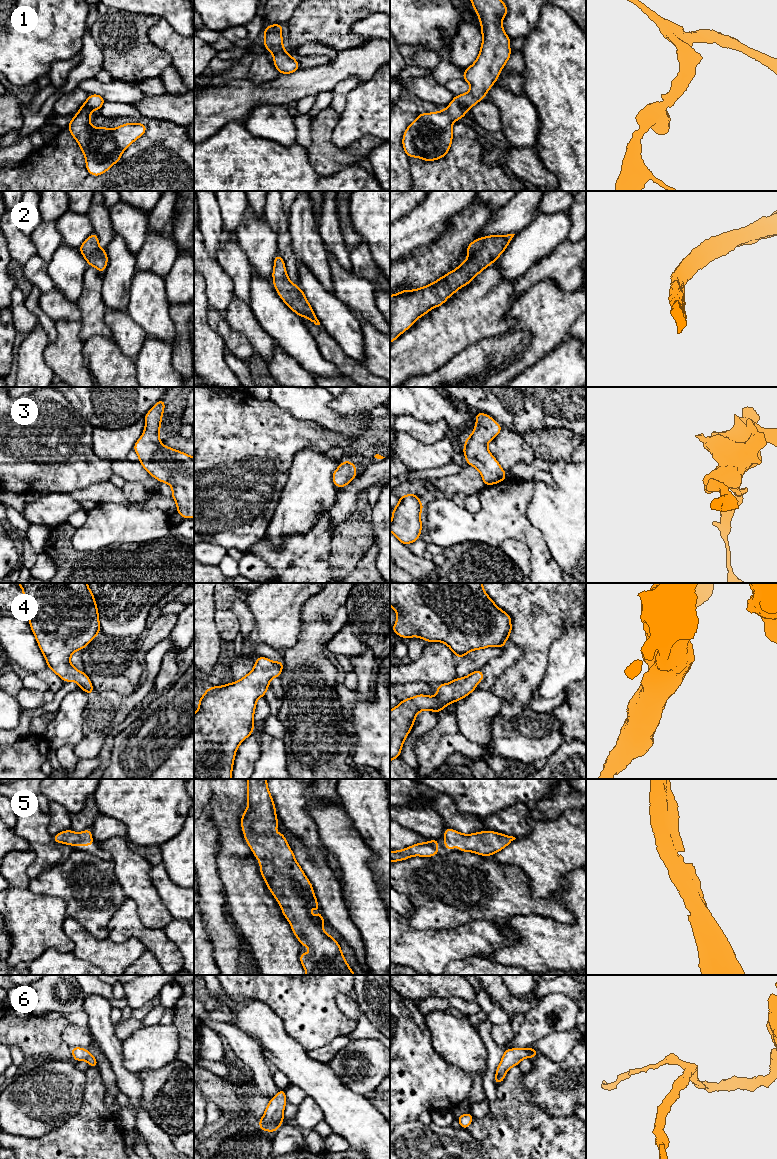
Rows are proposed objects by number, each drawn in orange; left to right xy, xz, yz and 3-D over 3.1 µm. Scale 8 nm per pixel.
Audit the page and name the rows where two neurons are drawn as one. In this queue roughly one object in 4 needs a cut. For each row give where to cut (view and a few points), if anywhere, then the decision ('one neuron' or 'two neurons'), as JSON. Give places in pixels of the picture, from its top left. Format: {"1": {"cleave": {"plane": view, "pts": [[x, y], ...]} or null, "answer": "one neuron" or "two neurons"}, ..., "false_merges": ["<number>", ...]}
{"1": {"cleave": null, "answer": "one neuron"}, "2": {"cleave": null, "answer": "one neuron"}, "3": {"cleave": null, "answer": "one neuron"}, "4": {"cleave": null, "answer": "one neuron"}, "5": {"cleave": null, "answer": "one neuron"}, "6": {"cleave": null, "answer": "one neuron"}, "false_merges": []}

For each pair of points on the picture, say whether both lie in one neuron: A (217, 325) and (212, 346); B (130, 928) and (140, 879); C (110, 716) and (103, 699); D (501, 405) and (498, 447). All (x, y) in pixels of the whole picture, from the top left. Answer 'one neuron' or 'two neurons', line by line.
A: two neurons
B: two neurons
C: one neuron
D: two neurons

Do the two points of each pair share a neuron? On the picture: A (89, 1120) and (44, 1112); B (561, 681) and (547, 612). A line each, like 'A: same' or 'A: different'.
A: different
B: different

